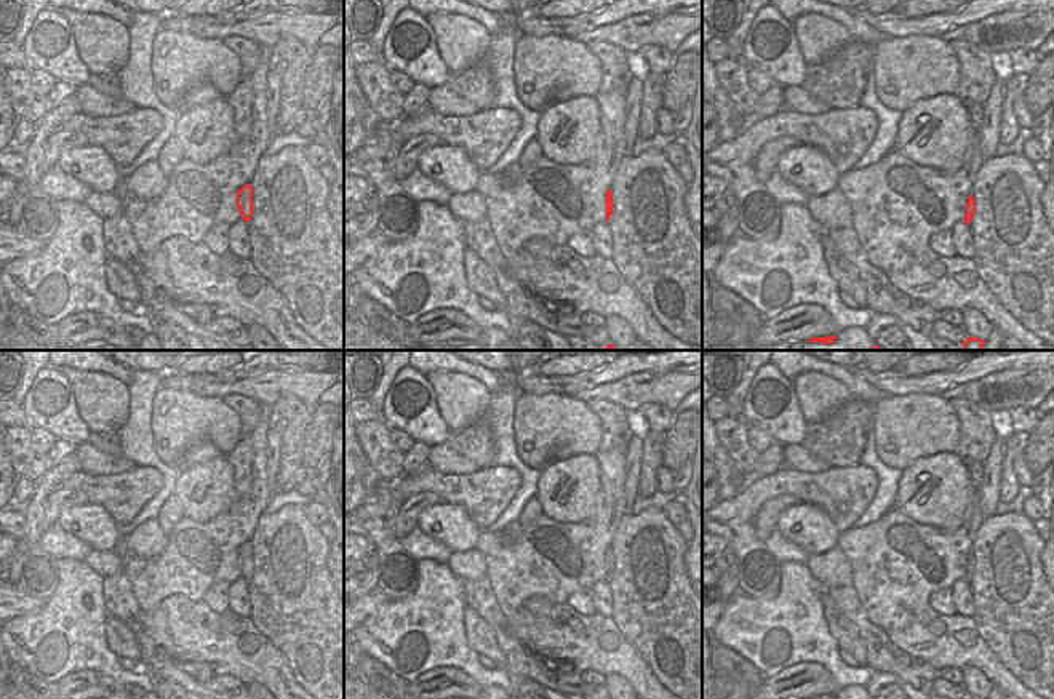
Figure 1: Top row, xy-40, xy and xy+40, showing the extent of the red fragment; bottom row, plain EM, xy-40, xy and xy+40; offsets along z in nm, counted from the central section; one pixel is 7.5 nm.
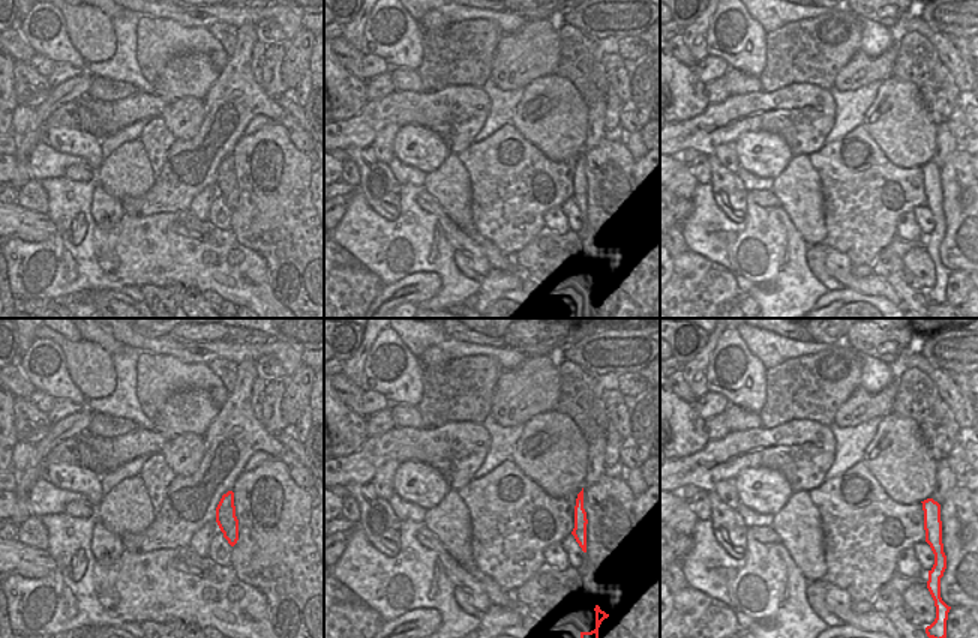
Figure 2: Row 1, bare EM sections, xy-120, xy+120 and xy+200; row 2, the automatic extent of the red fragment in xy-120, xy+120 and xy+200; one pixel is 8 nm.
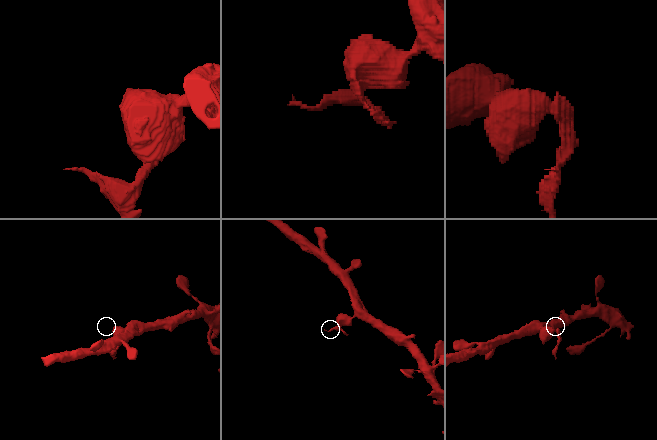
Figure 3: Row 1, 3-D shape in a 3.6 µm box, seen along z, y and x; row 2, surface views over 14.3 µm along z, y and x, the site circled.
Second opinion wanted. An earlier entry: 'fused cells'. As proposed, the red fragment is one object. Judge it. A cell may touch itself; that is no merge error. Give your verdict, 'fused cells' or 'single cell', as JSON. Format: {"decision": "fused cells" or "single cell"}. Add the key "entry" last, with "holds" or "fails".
{"decision": "fused cells", "entry": "holds"}

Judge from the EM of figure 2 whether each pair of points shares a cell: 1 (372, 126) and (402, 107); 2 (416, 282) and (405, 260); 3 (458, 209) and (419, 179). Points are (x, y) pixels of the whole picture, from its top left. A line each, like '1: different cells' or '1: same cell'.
1: same cell
2: different cells
3: different cells

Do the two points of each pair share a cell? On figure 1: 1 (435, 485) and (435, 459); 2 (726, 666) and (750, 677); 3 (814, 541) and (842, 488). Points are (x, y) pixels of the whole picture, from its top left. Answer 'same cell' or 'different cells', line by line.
1: different cells
2: same cell
3: different cells

